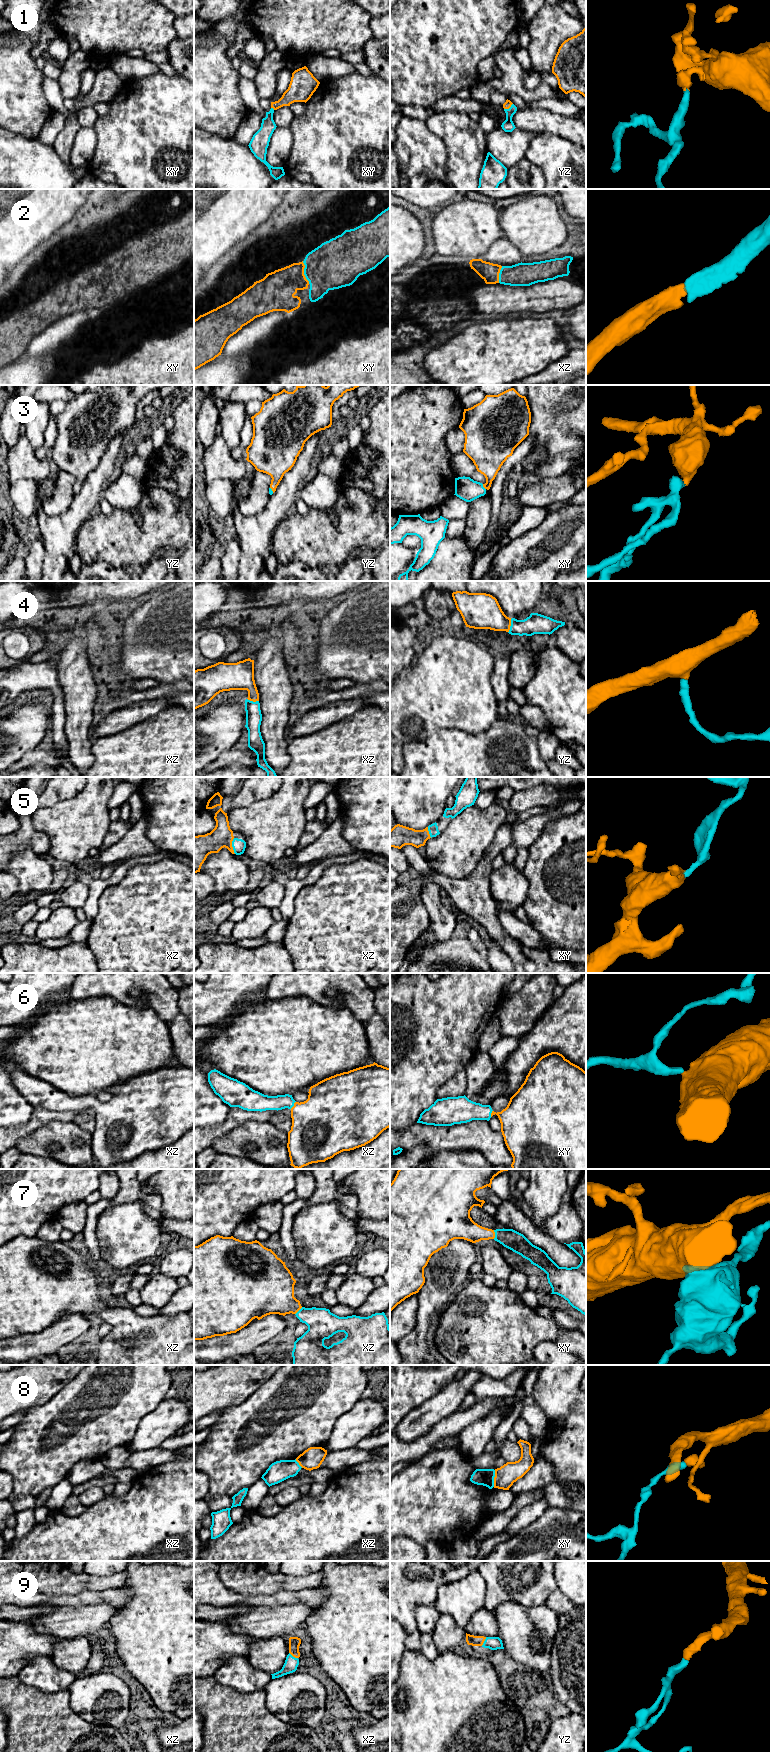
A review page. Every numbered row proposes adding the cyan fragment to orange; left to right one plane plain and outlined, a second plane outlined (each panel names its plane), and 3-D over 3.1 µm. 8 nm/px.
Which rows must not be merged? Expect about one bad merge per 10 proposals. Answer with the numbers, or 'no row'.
8

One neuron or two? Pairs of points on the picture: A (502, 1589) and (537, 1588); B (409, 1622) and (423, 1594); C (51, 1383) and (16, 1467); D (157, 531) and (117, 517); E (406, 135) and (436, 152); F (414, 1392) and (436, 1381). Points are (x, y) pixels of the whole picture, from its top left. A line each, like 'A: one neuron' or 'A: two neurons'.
A: one neuron
B: one neuron
C: two neurons
D: one neuron
E: one neuron
F: one neuron

